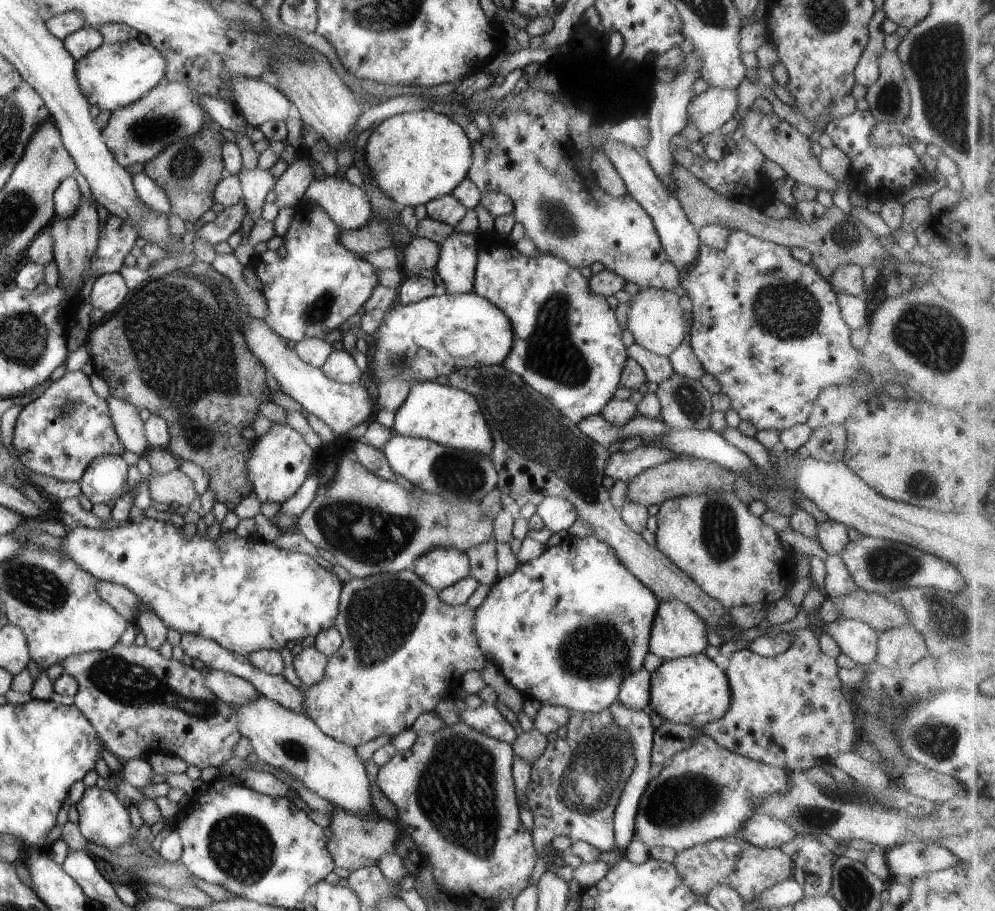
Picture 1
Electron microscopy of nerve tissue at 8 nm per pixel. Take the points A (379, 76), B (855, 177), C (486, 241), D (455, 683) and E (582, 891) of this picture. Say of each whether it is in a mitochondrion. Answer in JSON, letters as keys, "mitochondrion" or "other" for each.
{"A":"other","B":"other","C":"other","D":"other","E":"other"}

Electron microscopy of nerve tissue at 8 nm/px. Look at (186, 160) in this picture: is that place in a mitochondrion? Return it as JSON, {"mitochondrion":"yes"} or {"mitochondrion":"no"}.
{"mitochondrion":"yes"}

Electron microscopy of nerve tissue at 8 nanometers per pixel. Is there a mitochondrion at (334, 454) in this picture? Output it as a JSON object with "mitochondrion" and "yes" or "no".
{"mitochondrion":"no"}

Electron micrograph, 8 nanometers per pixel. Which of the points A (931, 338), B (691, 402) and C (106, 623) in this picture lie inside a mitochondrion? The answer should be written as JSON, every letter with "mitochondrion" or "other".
{"A":"mitochondrion","B":"mitochondrion","C":"other"}

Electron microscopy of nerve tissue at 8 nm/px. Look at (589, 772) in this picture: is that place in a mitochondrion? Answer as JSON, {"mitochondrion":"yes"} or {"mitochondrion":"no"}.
{"mitochondrion":"yes"}

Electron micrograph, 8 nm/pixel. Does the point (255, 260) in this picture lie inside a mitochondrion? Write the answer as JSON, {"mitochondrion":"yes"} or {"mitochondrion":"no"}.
{"mitochondrion":"no"}

